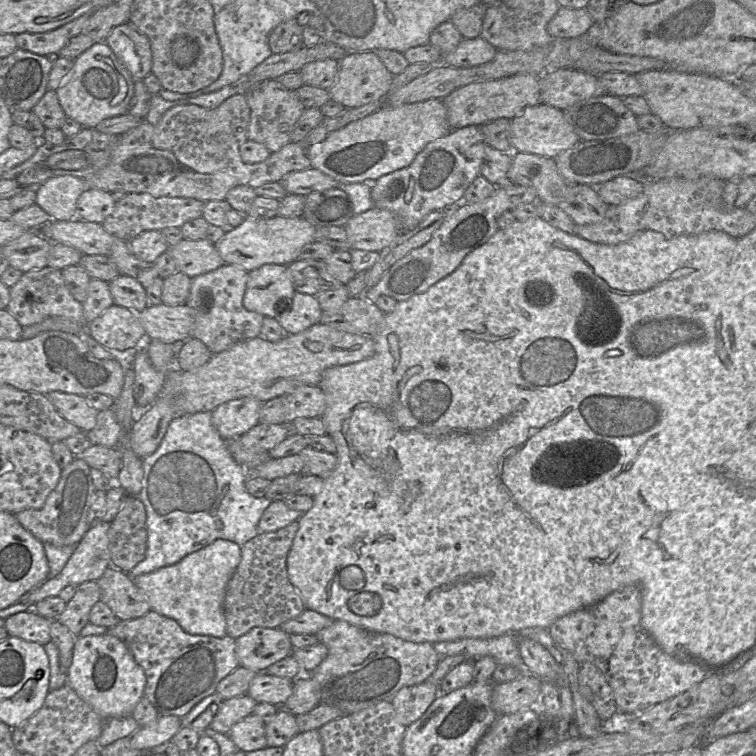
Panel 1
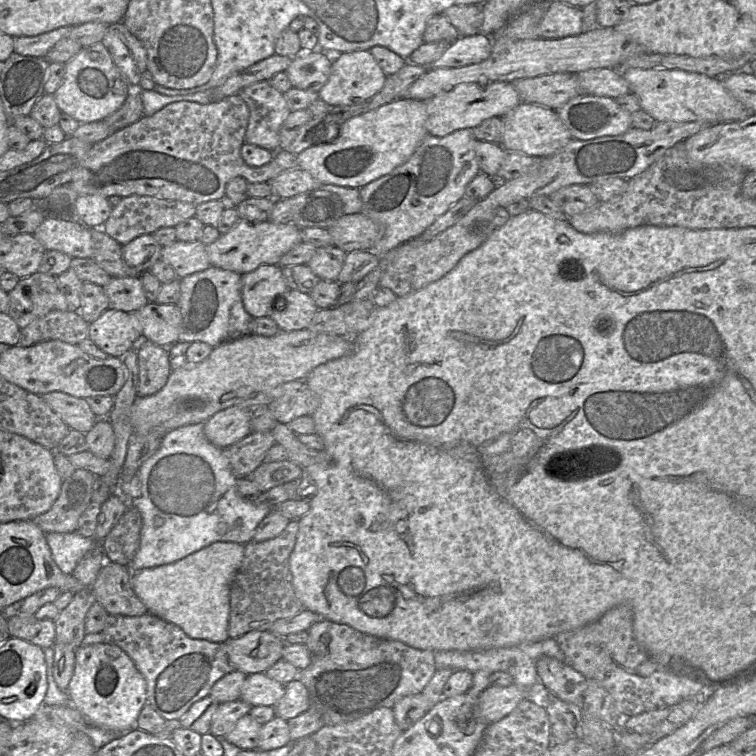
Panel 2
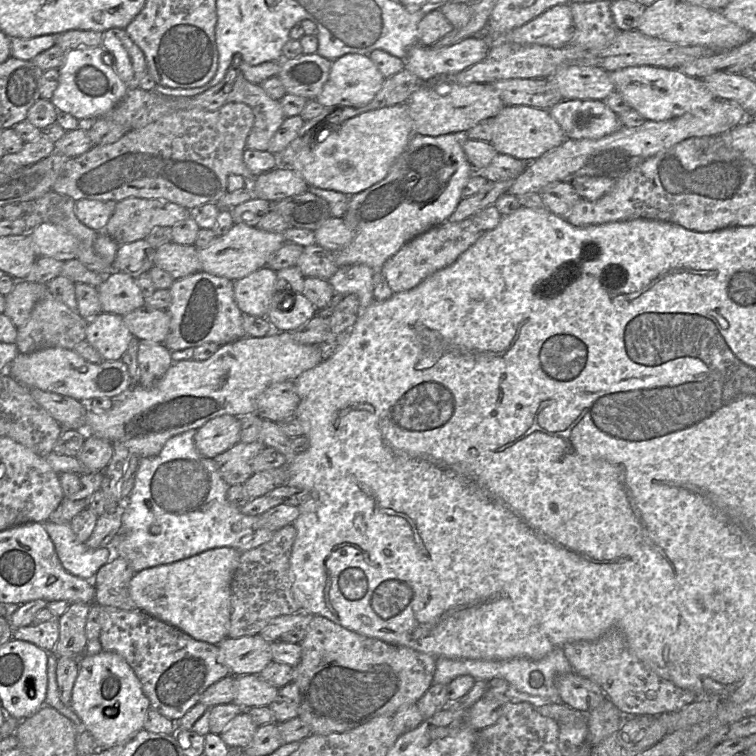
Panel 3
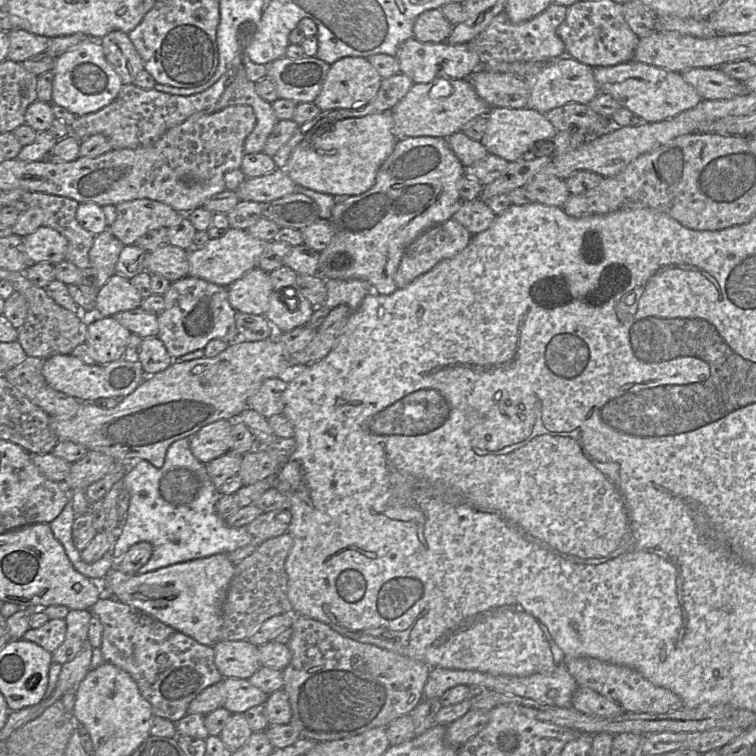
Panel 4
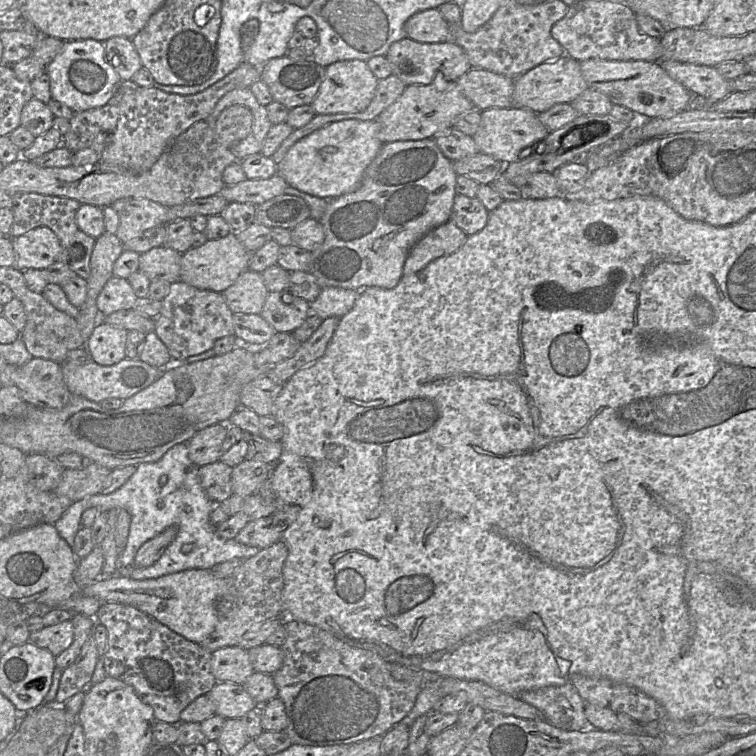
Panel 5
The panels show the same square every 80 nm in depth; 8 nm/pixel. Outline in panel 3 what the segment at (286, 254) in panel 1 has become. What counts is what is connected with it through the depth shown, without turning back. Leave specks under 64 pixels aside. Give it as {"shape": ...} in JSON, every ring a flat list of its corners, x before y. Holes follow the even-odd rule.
{"shape":[[234,224,225,235,216,237,207,247,198,252,201,271,239,280,267,265,269,258,286,243,283,233,271,233,243,224]]}

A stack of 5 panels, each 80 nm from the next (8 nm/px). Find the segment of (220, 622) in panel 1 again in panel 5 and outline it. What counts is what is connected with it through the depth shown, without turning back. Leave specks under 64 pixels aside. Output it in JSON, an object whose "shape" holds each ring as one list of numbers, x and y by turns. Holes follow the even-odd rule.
{"shape":[[188,569,156,579,146,580,134,580,126,575,116,574,109,578,99,578,84,586,82,593,85,596,98,599,102,603,115,602,133,606,188,640,200,644,211,635,217,625,216,604,221,594,221,589,224,588,225,578,215,576,213,570]]}

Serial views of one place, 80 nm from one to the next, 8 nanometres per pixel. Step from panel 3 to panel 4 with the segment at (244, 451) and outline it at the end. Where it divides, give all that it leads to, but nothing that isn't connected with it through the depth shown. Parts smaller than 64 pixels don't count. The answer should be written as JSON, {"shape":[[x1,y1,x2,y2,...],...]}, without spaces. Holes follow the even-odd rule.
{"shape":[[230,450,206,464,207,473,221,495,233,495,243,487,240,477,242,458]]}

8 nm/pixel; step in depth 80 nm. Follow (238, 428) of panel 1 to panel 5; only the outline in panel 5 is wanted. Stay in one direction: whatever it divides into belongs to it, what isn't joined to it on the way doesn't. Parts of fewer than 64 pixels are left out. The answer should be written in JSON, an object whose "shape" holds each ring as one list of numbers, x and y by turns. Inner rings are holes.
{"shape":[[217,423,198,431,188,442,189,459,198,467,219,461,228,424]]}

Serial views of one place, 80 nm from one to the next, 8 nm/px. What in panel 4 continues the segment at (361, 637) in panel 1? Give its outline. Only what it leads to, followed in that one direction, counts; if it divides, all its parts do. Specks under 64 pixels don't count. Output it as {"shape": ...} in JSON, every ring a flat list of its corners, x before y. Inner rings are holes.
{"shape":[[295,615,291,628,293,629,293,634,291,640,286,645,291,650,292,659,288,666,282,670,284,679,282,689,284,689,289,696,292,710,290,724,298,731,300,738,313,739,318,742,332,741,353,737,373,728,387,727,393,720,407,714,412,714,419,702,424,698,424,687,431,671,431,668,427,664,373,644,361,643,345,637,327,624,303,615]]}

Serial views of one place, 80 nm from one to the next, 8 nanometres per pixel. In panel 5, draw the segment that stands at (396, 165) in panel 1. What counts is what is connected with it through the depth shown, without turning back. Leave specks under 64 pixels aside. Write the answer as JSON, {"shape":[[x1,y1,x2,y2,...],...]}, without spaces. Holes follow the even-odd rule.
{"shape":[[378,117,374,120,341,120,315,130,296,142,277,165,279,173,290,187,324,199,334,199,355,191,361,183,366,168,374,160,383,142,379,139,380,126]]}

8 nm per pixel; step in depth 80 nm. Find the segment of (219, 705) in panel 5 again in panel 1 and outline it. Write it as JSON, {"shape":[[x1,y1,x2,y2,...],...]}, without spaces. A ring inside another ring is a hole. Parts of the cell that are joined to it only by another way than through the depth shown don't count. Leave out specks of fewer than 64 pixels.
{"shape":[[258,673,251,681,247,694,257,703,266,702,281,707,292,695,293,681,268,673]]}

